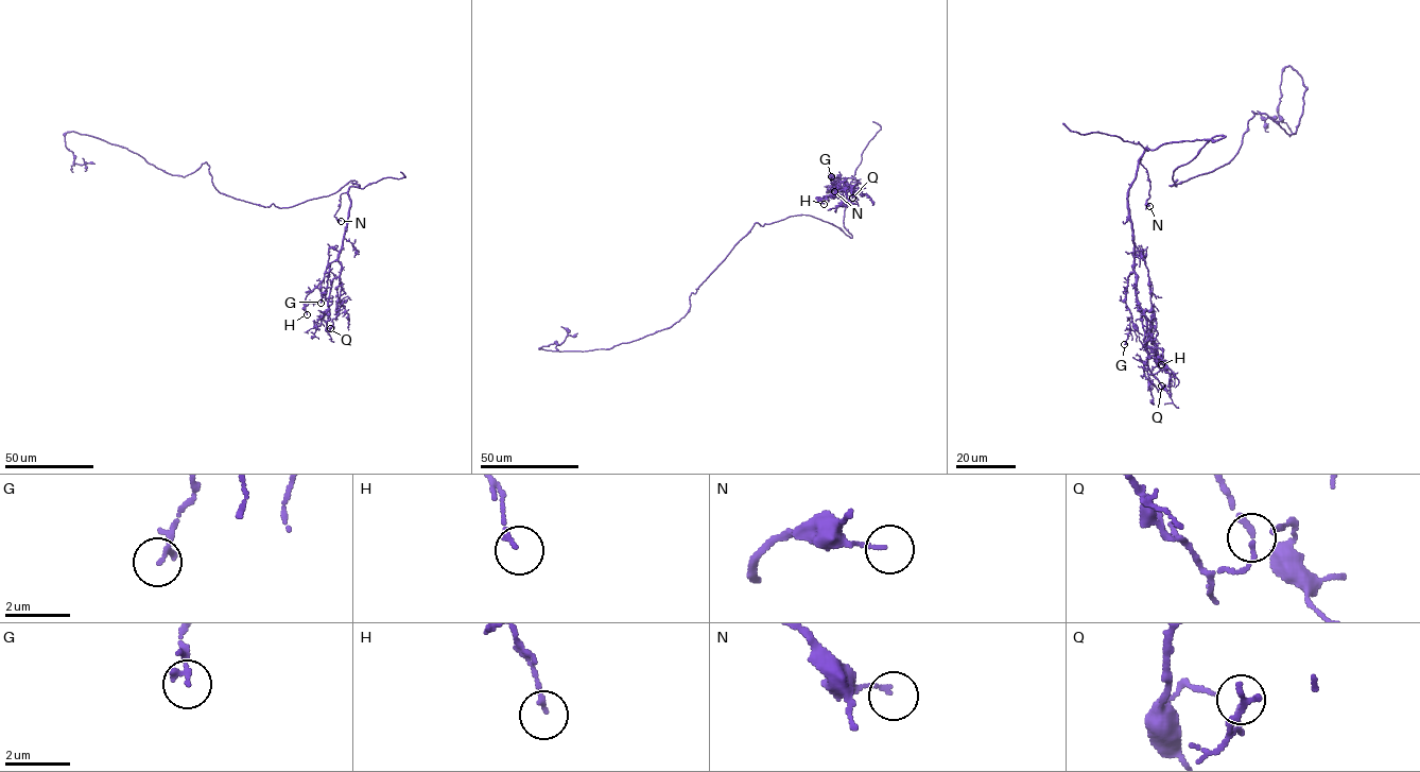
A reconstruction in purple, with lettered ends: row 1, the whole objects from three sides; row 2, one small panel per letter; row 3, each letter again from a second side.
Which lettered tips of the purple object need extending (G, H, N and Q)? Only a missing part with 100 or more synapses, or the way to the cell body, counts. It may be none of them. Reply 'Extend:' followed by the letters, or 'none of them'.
Extend: none of them

